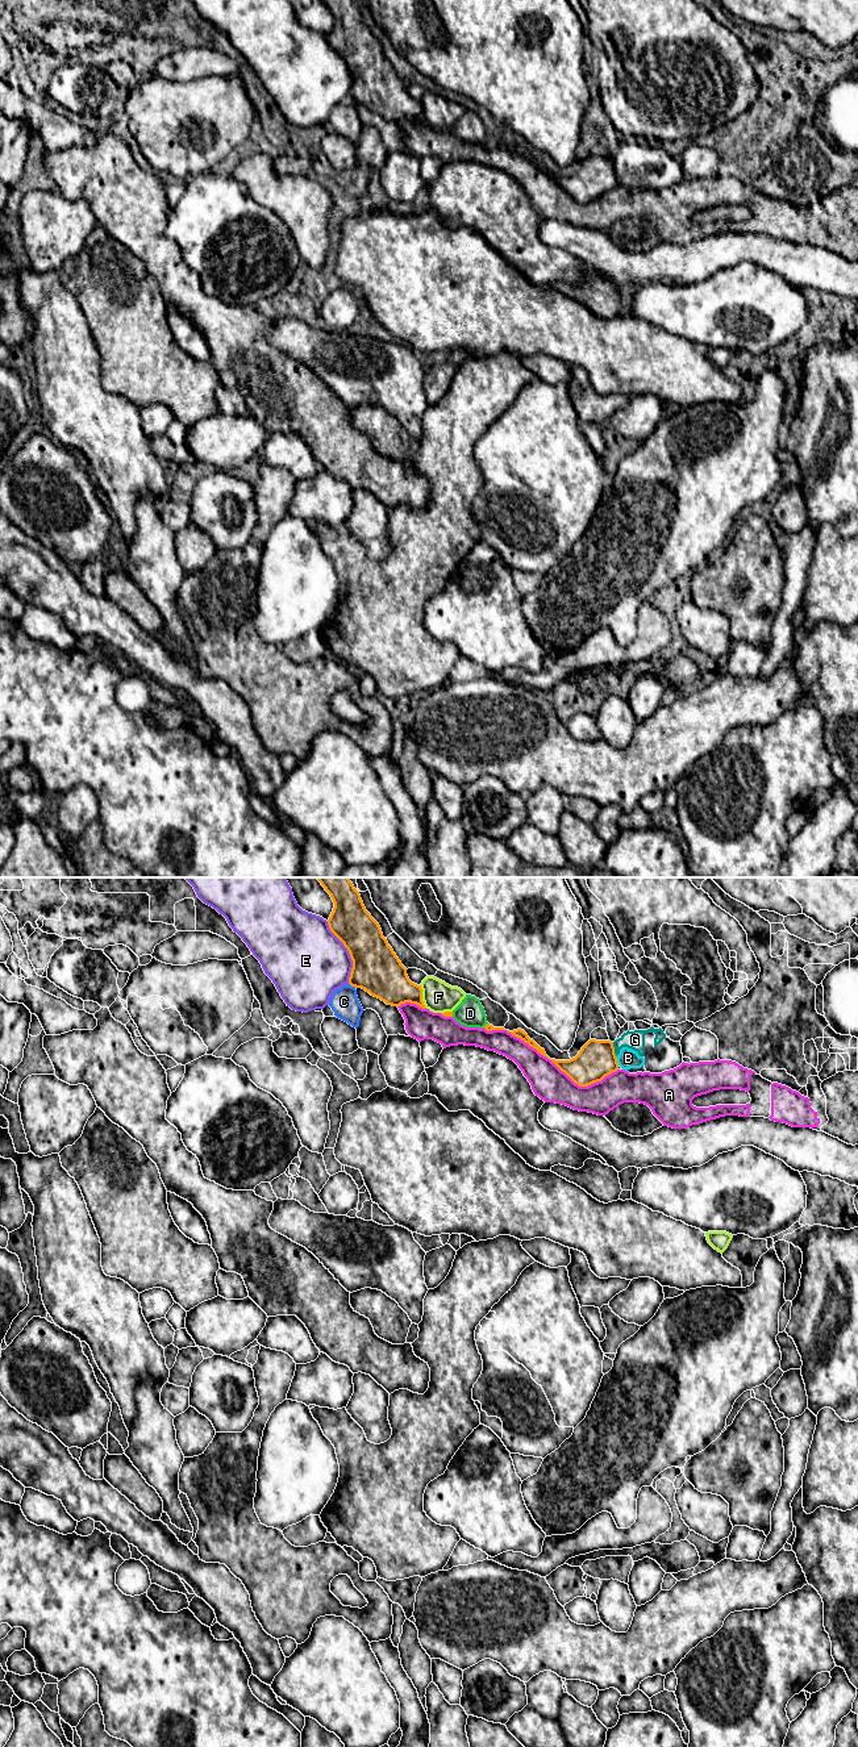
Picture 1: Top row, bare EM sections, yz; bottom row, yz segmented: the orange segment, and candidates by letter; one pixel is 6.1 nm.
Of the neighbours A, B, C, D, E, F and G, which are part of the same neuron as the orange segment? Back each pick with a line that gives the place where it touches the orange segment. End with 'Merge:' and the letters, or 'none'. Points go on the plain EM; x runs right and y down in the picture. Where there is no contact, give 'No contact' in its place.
Merge: none

